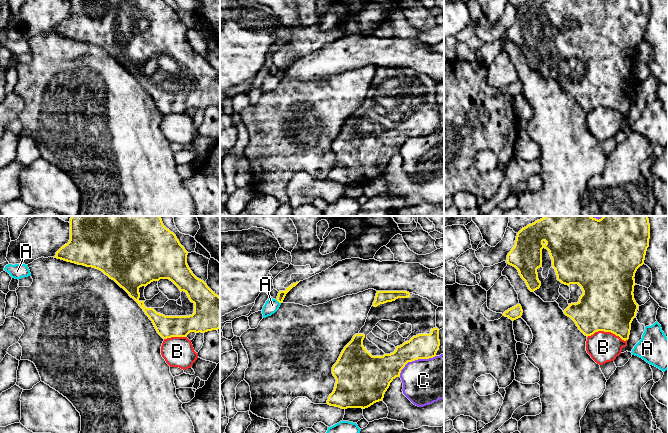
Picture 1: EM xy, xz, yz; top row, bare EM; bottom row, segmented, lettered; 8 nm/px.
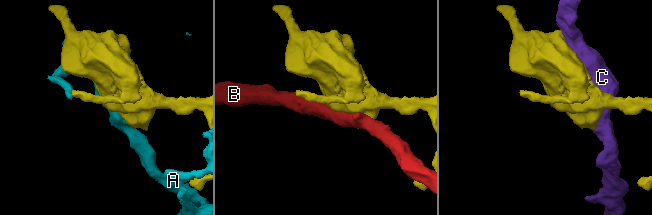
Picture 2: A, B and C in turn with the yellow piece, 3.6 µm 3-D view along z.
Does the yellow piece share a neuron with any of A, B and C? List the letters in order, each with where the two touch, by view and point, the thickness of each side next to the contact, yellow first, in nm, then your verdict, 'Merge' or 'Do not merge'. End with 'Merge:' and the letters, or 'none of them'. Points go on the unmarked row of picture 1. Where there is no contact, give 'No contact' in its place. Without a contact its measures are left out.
A: Touches yellow at xz (278, 77). Thickness 60 nm (yellow) against 110 nm. Do not merge
B: Touches yellow at yz (607, 107). Thickness 440 nm (yellow) against 240 nm. Do not merge
C: Touches yellow at xz (414, 136). Thickness 220 nm (yellow) against 360 nm. Do not merge
Merge: none of them

